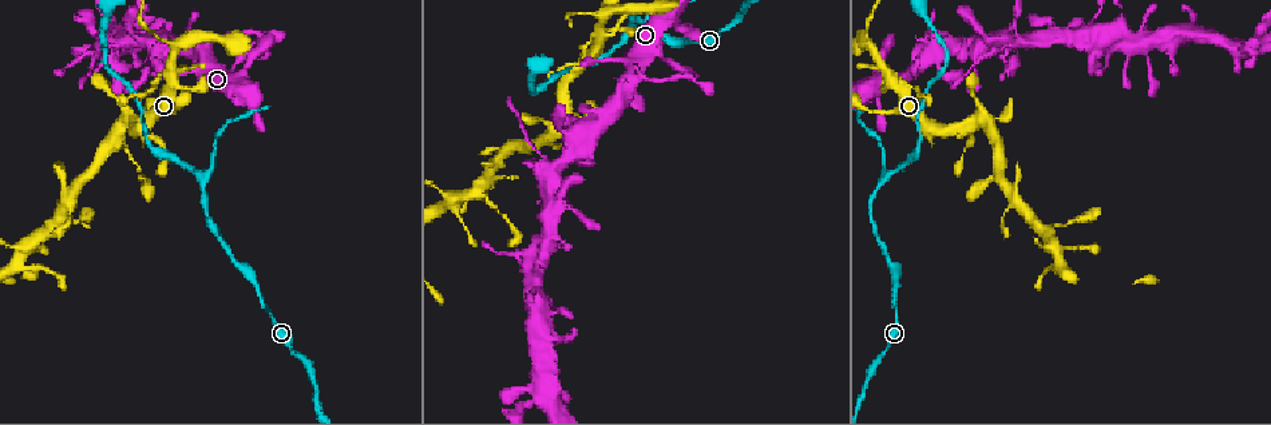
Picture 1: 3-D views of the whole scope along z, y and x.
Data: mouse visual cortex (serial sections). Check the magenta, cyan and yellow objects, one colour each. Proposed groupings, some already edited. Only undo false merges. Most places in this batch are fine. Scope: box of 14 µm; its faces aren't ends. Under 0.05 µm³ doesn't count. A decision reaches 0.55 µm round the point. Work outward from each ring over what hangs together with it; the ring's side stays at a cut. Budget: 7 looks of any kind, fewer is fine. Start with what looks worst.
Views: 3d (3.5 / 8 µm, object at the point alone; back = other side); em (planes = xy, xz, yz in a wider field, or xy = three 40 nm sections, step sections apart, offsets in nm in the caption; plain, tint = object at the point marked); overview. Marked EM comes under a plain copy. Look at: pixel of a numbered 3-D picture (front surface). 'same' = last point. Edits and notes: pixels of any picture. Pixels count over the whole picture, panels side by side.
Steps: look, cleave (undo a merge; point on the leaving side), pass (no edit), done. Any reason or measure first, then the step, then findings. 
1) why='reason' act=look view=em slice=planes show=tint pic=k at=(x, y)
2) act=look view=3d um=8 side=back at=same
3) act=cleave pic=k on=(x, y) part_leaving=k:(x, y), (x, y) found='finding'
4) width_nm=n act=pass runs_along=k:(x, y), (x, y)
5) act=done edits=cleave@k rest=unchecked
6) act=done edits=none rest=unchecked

why='arms part here' act=look view=3d um=3.5 pic=1 at=(882, 182)

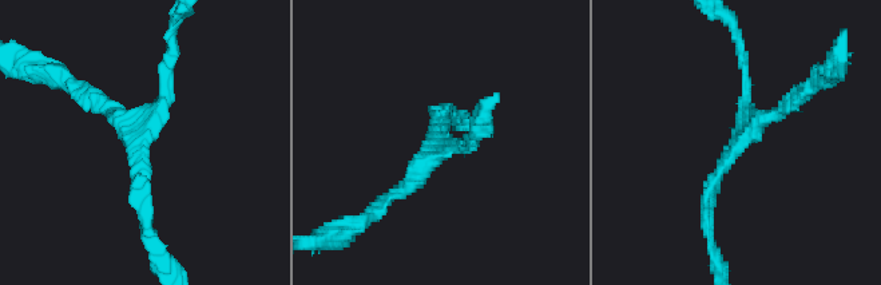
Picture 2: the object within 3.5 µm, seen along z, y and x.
act=look view=em slice=xy step=1 show=tint pic=2 at=(134, 146)

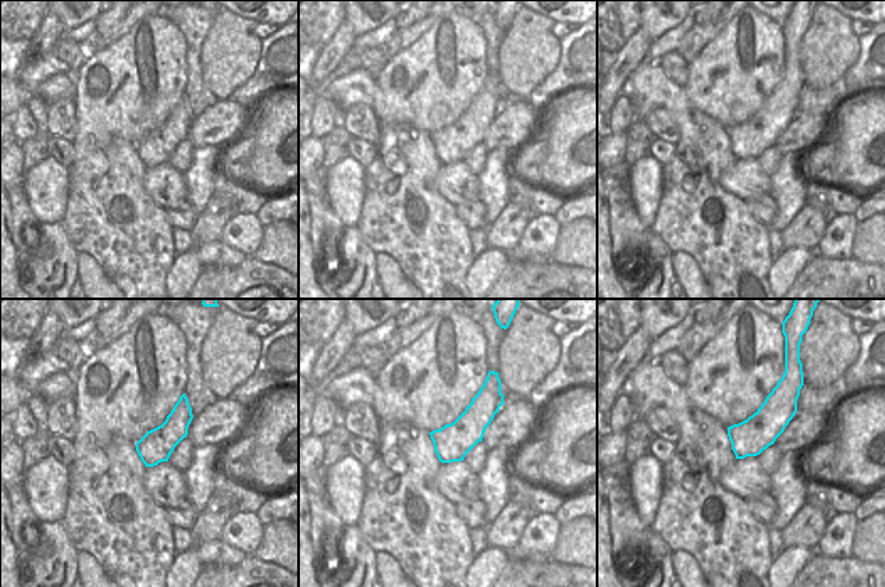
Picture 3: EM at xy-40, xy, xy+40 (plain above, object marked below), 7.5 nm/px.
act=pass found='all the same cell'

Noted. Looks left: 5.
why='sudden change in width' act=look view=3d um=3.5 side=back pic=1 at=(124, 41)

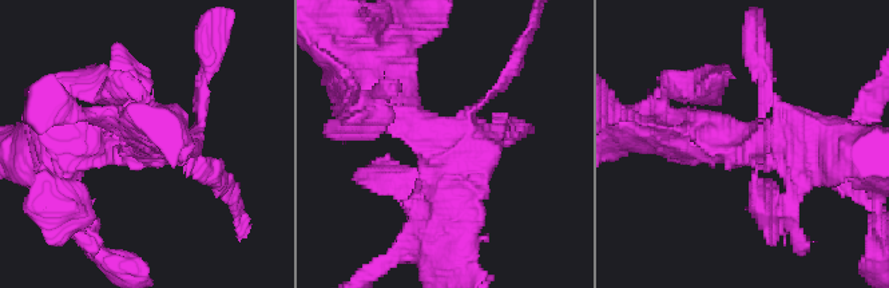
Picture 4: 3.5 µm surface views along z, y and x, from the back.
arm_widths_nm=100,100,400,500 act=pass runs_along=4:(372, 94), (451, 153), (451, 235) found='all the same cell'

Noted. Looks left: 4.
why='sudden change in width' act=look view=3d um=3.5 pic=1 at=(1244, 45)

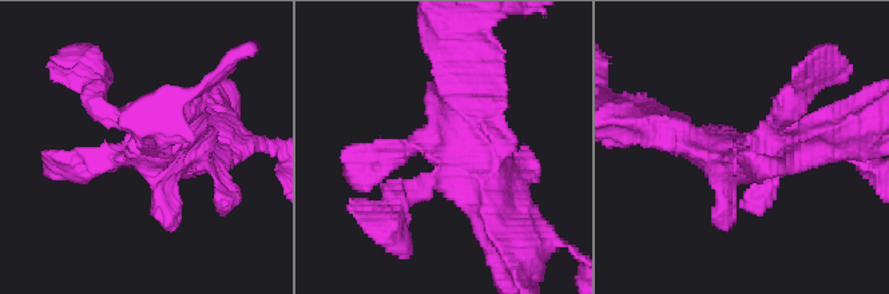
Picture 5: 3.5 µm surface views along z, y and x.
act=look view=em slice=planes show=tint pic=5 at=(462, 155)

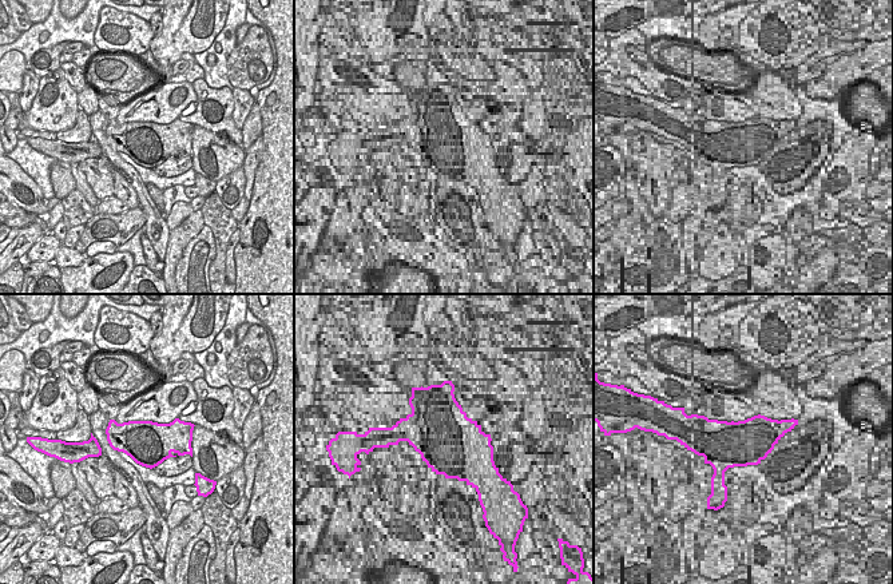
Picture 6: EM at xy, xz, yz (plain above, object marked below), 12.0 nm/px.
act=pass runs_along=5:(456, 68), (460, 167), (508, 215) found='continuous, no second cell'

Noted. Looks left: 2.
act=done edits=none rest=unchecked

